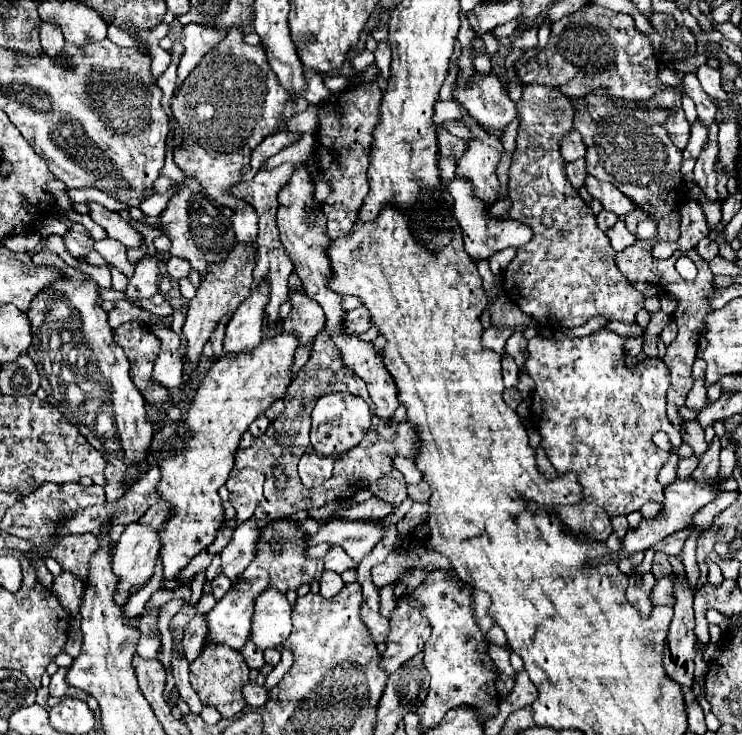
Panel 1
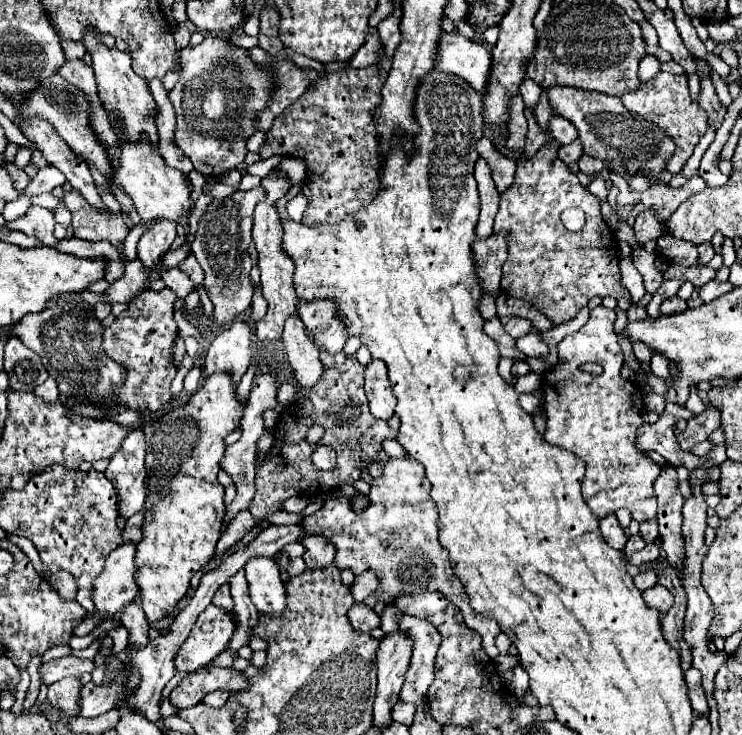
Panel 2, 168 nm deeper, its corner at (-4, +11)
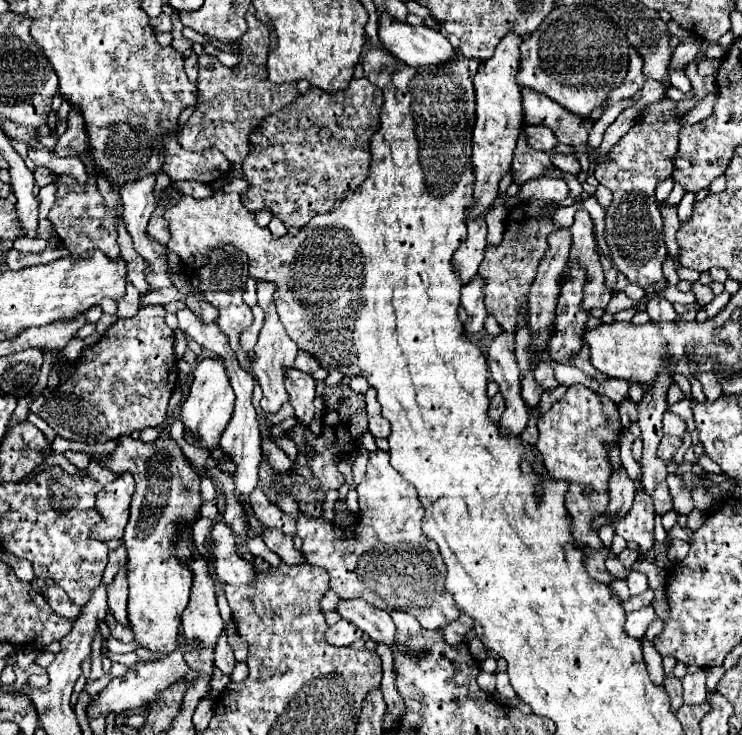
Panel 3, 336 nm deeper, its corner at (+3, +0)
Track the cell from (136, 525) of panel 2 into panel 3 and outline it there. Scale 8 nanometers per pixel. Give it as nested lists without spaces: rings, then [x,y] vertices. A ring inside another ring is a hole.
[[[120,544],[116,550],[112,550],[110,552],[110,560],[108,560],[108,566],[106,566],[106,570],[104,570],[104,576],[102,576],[102,580],[104,580],[104,584],[112,584],[112,580],[114,580],[114,576],[116,576],[116,572],[120,572],[120,568],[122,566],[126,566],[128,564],[128,556],[126,556],[126,548],[124,548],[124,544]]]

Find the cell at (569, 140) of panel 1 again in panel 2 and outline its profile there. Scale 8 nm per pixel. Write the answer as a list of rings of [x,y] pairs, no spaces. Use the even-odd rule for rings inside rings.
[[[559,115],[551,117],[551,121],[549,121],[549,133],[561,145],[567,145],[567,143],[571,143],[571,141],[577,139],[577,129],[567,119],[563,119]]]

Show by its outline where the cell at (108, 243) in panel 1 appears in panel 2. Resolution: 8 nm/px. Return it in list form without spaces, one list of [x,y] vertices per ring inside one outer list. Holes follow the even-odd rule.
[[[139,259],[127,263],[125,267],[125,273],[119,281],[115,281],[107,291],[105,295],[93,295],[93,291],[83,291],[83,299],[95,307],[99,301],[105,301],[105,303],[129,303],[133,301],[143,289],[147,289],[147,279],[151,272],[150,268],[145,268]]]

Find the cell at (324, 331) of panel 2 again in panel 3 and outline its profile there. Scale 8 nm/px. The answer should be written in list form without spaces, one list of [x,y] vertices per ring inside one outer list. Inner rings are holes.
[[[298,350],[298,356],[296,356],[296,364],[294,364],[300,372],[304,372],[304,374],[310,374],[316,382],[322,382],[326,376],[328,376],[328,372],[326,372],[326,368],[320,368],[320,362],[312,356],[312,354],[304,354],[302,350]]]

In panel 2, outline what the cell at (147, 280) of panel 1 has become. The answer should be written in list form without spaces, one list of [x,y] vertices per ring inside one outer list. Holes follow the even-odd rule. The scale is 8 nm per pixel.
[[[157,221],[153,227],[149,227],[143,237],[137,243],[137,255],[143,261],[145,267],[153,267],[167,249],[171,249],[173,241],[177,237],[177,223],[175,221]]]

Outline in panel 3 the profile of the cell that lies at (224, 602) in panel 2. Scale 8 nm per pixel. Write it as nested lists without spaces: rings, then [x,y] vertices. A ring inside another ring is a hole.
[[[226,630],[220,634],[220,640],[216,642],[216,654],[214,654],[214,664],[226,674],[230,676],[232,670],[234,670],[234,664],[236,664],[236,658],[234,658],[234,652],[228,644],[228,636],[226,636]]]

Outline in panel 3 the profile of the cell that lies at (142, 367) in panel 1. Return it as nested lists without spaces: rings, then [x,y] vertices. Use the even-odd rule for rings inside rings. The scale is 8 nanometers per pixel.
[[[146,306],[132,320],[118,320],[116,324],[112,324],[94,346],[84,348],[76,364],[76,372],[60,382],[60,386],[46,388],[42,394],[38,394],[30,410],[44,418],[58,436],[84,444],[116,440],[122,434],[132,434],[134,430],[162,424],[166,418],[168,398],[174,392],[178,380],[174,332],[166,326],[164,314],[166,312],[162,306]]]

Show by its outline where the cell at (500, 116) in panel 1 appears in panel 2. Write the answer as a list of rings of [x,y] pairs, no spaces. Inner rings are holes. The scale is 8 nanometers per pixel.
[[[443,31],[437,43],[435,65],[439,71],[463,77],[479,93],[483,93],[491,69],[491,55],[481,43],[467,39],[457,31],[455,33]]]

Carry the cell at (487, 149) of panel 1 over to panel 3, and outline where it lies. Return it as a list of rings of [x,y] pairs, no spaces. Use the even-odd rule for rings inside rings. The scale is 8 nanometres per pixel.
[[[484,216],[468,218],[468,238],[462,242],[462,246],[454,254],[454,264],[460,272],[462,282],[468,282],[476,272],[478,266],[484,258],[484,248],[486,248],[486,220]]]

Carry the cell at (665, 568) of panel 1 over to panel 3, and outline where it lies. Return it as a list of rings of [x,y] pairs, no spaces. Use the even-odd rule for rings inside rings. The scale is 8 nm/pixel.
[[[666,674],[664,688],[666,688],[666,692],[668,692],[670,698],[672,698],[672,710],[676,712],[676,710],[684,704],[684,702],[682,702],[682,680],[676,678],[674,674]]]

